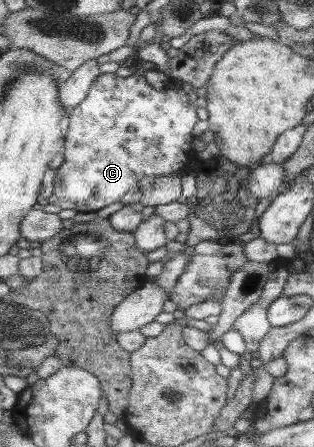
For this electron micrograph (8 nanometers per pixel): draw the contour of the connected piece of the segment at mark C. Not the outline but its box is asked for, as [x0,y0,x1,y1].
[48,72,200,212]

